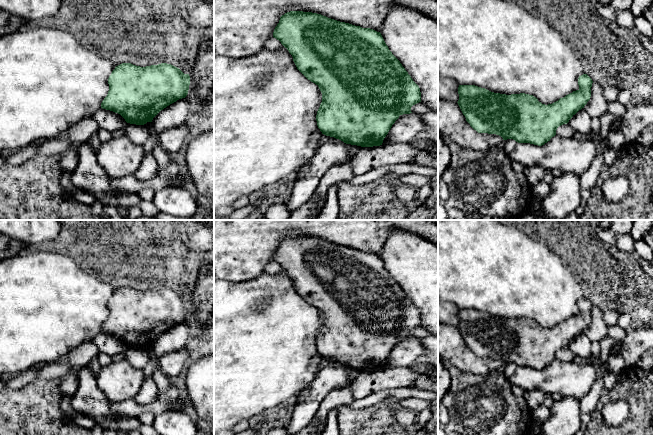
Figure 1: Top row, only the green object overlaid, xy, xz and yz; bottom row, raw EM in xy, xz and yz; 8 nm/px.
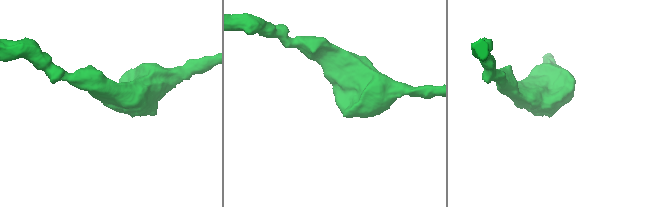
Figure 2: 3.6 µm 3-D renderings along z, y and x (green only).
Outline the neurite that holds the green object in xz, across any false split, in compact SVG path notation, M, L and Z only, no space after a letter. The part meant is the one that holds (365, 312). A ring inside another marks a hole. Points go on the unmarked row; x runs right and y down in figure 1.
M290 235L280 241L273 261L289 275L297 293L319 311L322 326L316 345L318 352L326 360L361 371L380 370L399 340L412 337L411 331L421 326L419 310L389 274L380 256L317 237Z

